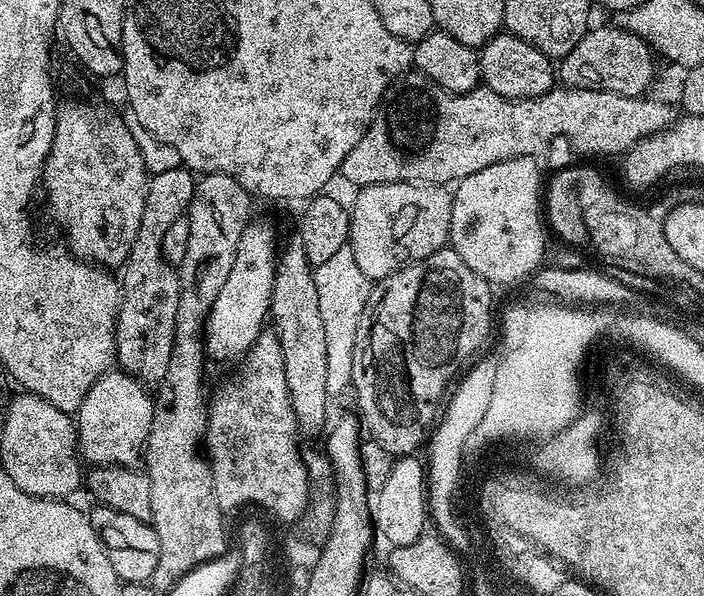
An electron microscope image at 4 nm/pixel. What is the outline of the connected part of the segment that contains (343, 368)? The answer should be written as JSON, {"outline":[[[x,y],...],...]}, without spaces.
{"outline":[[[351,245],[342,249],[315,267],[315,286],[318,289],[318,304],[326,333],[326,390],[329,397],[336,398],[351,387],[353,376],[354,342],[357,341],[358,326],[369,300],[372,282],[362,273],[354,259]]]}

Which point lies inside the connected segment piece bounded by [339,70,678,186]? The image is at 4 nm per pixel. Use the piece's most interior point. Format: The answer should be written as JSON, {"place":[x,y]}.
{"place":[421,132]}

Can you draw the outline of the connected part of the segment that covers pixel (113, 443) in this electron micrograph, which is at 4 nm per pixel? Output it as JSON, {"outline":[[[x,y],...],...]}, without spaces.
{"outline":[[[110,370],[94,382],[78,413],[78,448],[89,465],[132,466],[143,457],[148,447],[154,403],[150,392],[144,388],[147,387],[141,381],[123,370]]]}

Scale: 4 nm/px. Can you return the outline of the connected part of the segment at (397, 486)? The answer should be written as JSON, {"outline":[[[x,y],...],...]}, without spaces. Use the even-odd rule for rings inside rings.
{"outline":[[[416,454],[393,459],[390,479],[383,484],[382,490],[375,492],[370,507],[373,529],[379,535],[381,532],[392,548],[410,546],[410,542],[425,535],[424,523],[430,520],[425,461]]]}

